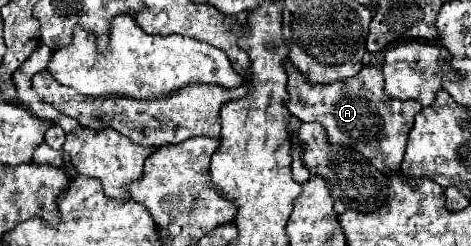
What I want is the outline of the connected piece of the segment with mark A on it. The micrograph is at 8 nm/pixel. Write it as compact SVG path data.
M290 62L286 64L286 72L288 72L288 86L286 86L286 90L290 94L290 100L286 102L286 108L294 116L298 116L304 122L320 122L326 128L328 142L332 146L356 148L380 172L396 174L400 170L400 162L404 158L408 134L410 134L410 128L414 124L414 114L422 108L420 102L416 102L416 100L396 100L396 98L388 96L384 92L382 72L376 66L364 66L356 76L352 76L348 80L336 80L336 84L308 84L308 80L304 80L304 74L298 72L298 68L292 68Z

